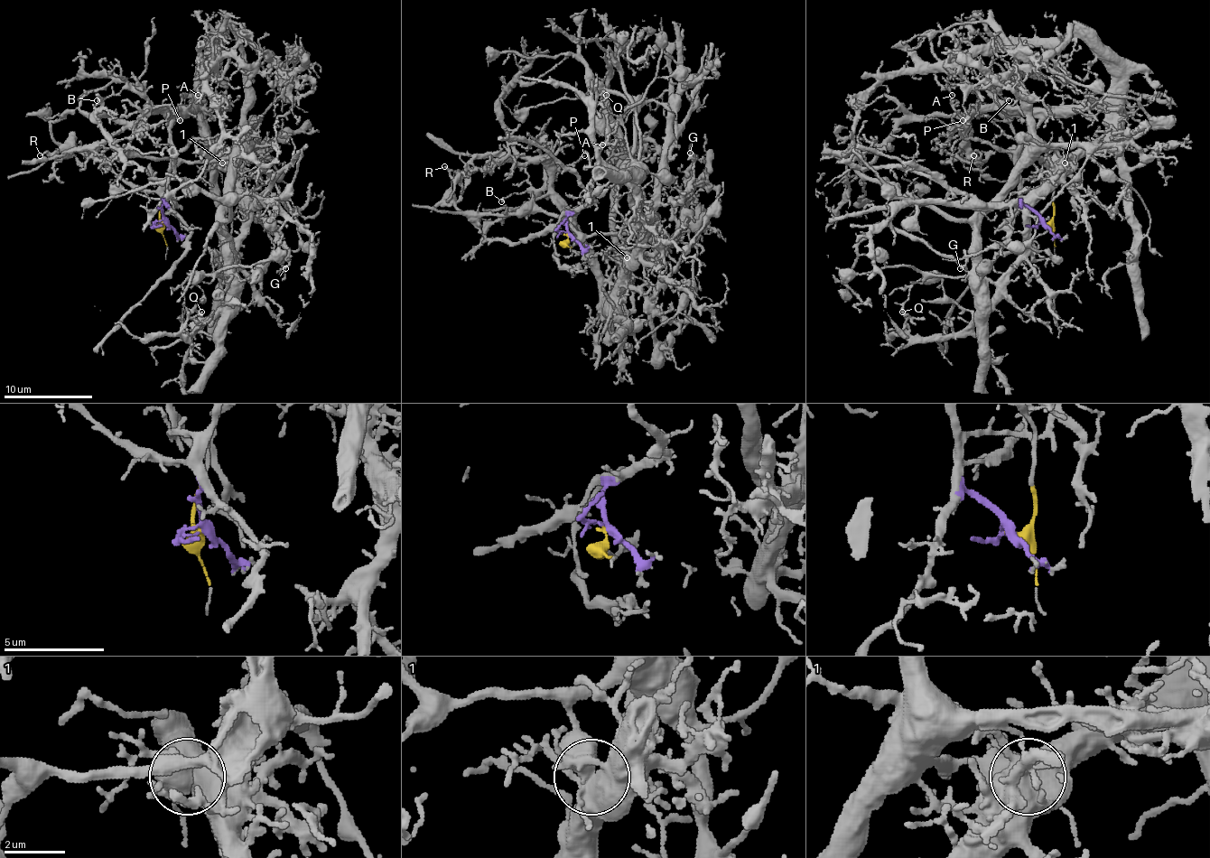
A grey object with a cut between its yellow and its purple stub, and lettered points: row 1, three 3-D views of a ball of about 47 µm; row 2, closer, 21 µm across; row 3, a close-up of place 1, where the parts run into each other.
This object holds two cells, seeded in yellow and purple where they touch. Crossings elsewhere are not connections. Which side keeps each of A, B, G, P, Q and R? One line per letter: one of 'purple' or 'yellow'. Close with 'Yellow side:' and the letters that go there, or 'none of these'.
A: purple
B: purple
G: purple
P: purple
Q: purple
R: purple
Yellow side: none of these

